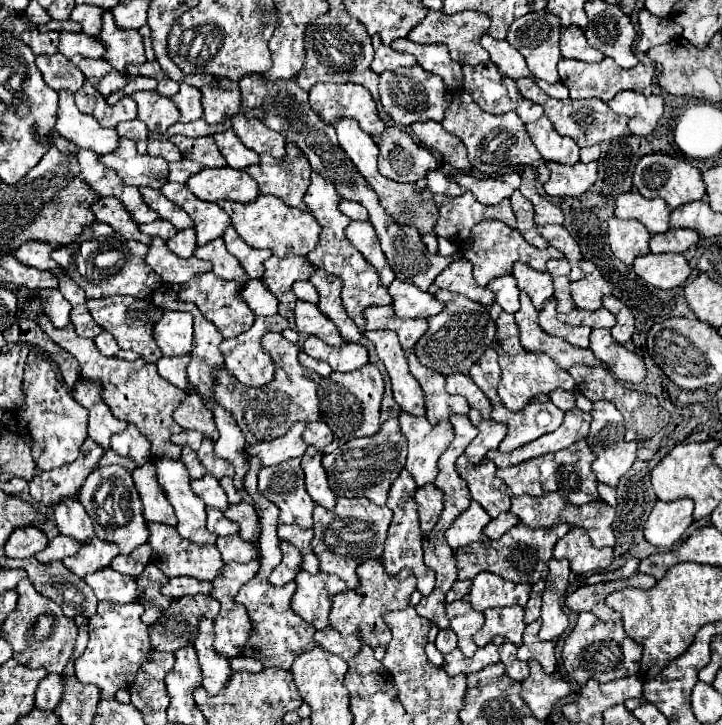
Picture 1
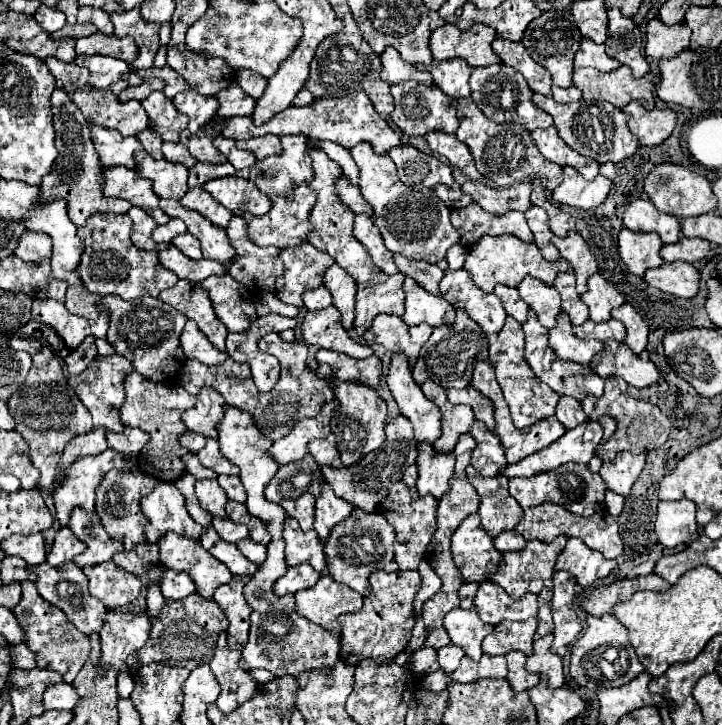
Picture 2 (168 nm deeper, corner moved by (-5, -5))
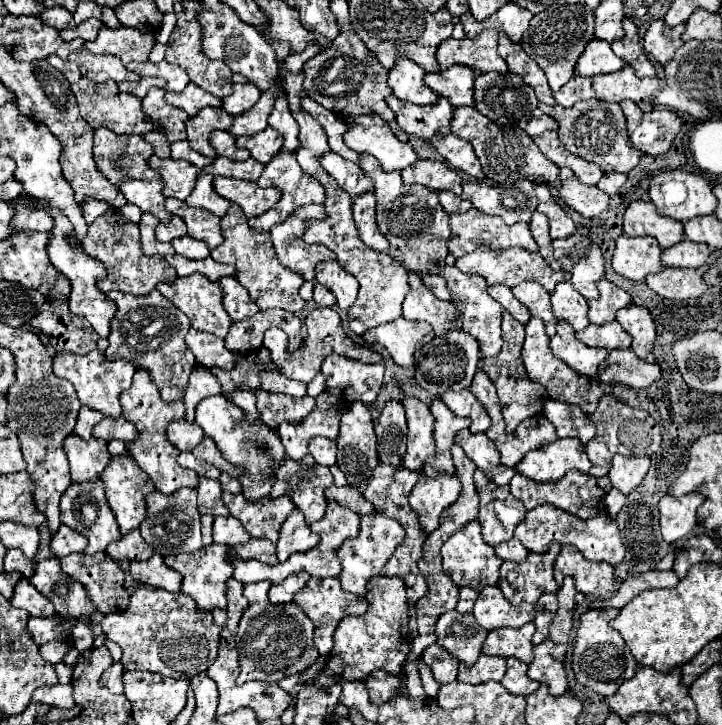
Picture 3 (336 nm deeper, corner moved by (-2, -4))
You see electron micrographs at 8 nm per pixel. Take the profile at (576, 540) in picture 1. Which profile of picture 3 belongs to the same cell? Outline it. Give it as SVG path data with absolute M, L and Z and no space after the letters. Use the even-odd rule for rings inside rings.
M564 545L556 563L554 577L560 585L564 577L574 577L576 589L584 595L608 597L614 591L614 567L608 563L592 563L570 545Z

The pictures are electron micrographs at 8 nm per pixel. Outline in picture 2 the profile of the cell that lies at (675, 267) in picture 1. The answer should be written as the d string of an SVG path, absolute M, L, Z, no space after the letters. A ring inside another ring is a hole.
M665 262L659 268L647 270L643 278L653 288L679 298L691 298L699 292L699 272L693 264L687 262Z

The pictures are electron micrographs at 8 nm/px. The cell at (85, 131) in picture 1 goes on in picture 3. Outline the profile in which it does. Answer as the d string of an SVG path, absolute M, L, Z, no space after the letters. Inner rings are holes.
M108 129L94 133L96 167L112 185L126 179L160 179L160 173L148 165L152 155L152 145L140 135L116 135Z

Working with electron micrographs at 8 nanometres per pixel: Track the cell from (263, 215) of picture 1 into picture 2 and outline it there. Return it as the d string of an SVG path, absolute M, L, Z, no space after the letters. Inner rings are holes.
M303 186L303 188L295 190L293 198L275 198L271 210L265 216L249 216L249 214L237 214L237 216L245 218L247 236L253 244L257 244L257 246L277 246L281 250L283 248L297 248L303 242L307 242L309 234L313 232L311 222L309 222L309 214L311 214L311 208L315 204L315 198L317 198L317 194L309 186Z

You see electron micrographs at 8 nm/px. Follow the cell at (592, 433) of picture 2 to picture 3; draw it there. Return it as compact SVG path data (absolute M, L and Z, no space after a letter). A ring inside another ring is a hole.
M574 437L558 439L544 449L536 449L524 457L524 461L516 467L518 473L534 481L560 481L568 471L576 469L580 473L588 473L592 467L590 459L584 453L584 447Z

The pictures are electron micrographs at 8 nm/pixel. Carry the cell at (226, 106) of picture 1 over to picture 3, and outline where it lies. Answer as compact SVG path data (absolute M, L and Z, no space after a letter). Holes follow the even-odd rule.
M252 83L234 85L234 93L224 99L222 109L226 109L230 115L240 115L246 109L250 109L260 99L260 95L262 95L262 91Z

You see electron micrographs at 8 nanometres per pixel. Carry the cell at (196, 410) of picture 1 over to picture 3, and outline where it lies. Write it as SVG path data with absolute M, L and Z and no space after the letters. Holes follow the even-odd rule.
M196 365L190 373L190 383L184 395L184 405L186 405L186 421L194 421L194 409L196 403L200 403L204 397L212 397L212 395L220 395L222 387L218 383L218 379L212 375L210 369L206 369L204 365Z

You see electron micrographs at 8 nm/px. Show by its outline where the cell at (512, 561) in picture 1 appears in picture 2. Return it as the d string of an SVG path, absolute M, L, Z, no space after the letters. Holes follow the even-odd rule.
M559 536L553 542L527 542L527 546L519 552L505 552L495 574L487 574L487 578L495 584L499 584L511 598L521 598L523 594L531 592L531 594L539 594L543 588L551 586L551 576L553 576L553 568L555 568L555 560L561 554L563 546L567 542L567 536Z

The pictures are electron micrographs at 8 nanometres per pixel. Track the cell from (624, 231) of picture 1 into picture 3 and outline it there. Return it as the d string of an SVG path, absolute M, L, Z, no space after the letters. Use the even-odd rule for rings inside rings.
M620 235L616 239L612 269L624 279L644 283L650 273L658 273L662 269L660 255L662 249L654 237Z

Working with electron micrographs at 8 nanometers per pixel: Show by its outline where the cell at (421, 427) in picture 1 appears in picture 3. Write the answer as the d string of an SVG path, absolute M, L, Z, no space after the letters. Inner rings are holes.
M440 475L438 479L422 477L412 493L410 493L410 507L418 513L422 531L430 535L440 525L440 515L448 509L460 495L460 481L452 475Z

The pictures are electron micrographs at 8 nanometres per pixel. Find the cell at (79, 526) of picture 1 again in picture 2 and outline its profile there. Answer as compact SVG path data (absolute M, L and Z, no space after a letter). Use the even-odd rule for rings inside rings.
M107 448L103 454L99 454L95 458L81 458L79 462L75 462L75 466L71 466L67 482L53 492L53 500L55 500L55 508L57 508L57 520L59 520L61 526L69 526L71 514L73 514L75 508L81 508L85 512L93 510L93 506L95 506L95 488L99 486L103 474L107 474L113 468L115 470L129 470L131 472L131 470L137 468L137 460L135 458L127 460L123 454Z

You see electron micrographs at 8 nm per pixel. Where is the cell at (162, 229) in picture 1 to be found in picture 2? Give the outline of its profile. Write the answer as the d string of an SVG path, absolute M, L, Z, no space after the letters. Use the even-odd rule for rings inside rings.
M169 220L165 226L157 226L153 230L153 240L169 244L177 234L183 234L183 232L187 232L185 222L181 222L181 220Z

